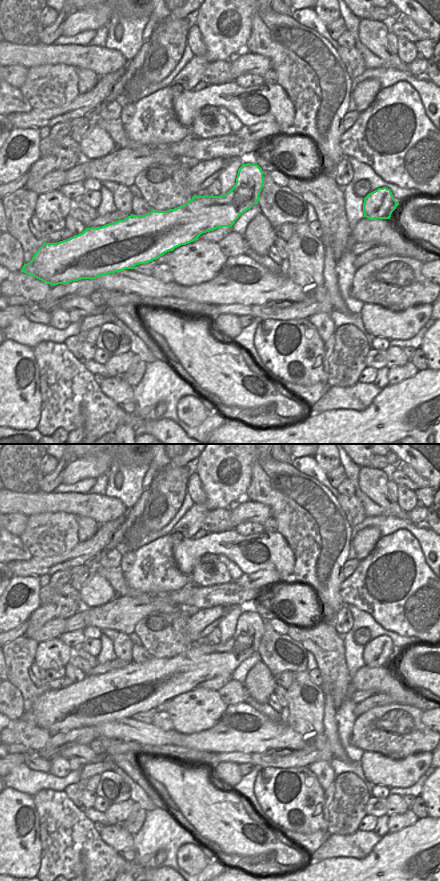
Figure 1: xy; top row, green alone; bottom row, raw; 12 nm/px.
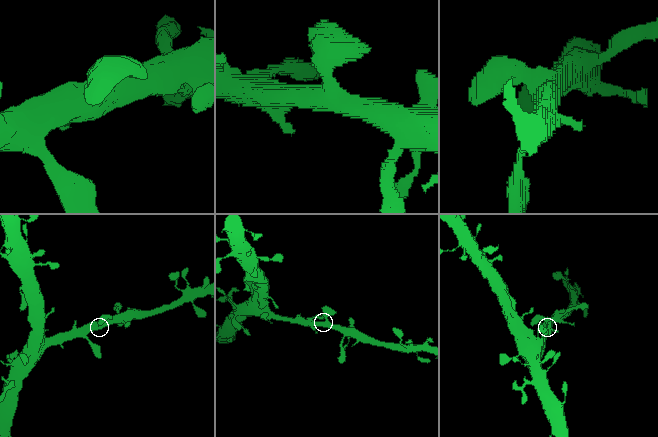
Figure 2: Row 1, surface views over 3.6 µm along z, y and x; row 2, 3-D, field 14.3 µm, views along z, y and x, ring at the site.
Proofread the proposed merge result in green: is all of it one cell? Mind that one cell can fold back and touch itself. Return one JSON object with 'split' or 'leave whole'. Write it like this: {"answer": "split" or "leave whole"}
{"answer": "split"}

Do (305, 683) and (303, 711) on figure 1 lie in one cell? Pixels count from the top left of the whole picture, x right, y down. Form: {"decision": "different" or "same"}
{"decision": "same"}

